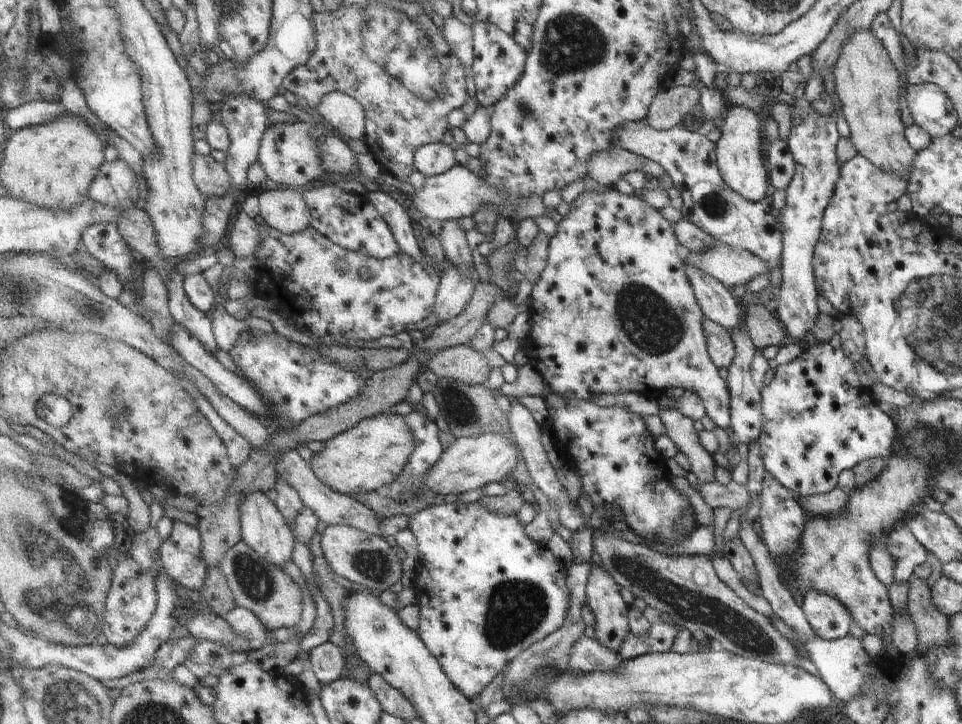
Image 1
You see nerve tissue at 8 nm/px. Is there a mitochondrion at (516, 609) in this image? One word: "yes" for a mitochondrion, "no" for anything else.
yes

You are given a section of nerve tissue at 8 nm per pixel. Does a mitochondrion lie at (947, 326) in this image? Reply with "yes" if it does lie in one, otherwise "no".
yes

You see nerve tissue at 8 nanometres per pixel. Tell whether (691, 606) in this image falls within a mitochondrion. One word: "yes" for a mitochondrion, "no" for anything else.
yes

